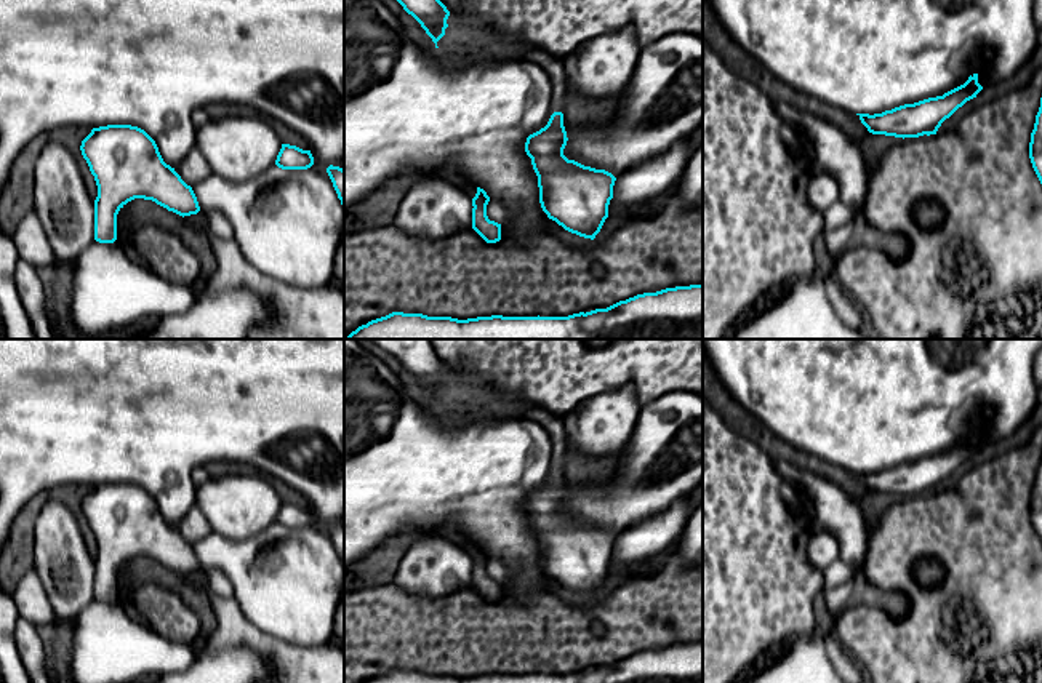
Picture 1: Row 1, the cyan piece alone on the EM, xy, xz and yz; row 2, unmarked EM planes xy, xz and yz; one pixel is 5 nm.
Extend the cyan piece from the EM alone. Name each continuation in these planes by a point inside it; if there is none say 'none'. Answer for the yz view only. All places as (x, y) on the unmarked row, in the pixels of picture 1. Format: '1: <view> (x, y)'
none

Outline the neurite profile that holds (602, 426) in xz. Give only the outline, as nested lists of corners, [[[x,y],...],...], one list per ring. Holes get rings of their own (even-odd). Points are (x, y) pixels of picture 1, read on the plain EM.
[[[631,385],[583,401],[565,417],[567,435],[589,457],[618,457],[632,437],[640,405]]]

